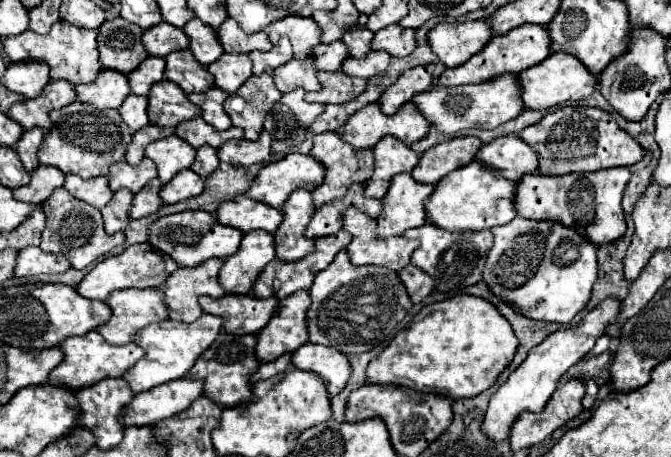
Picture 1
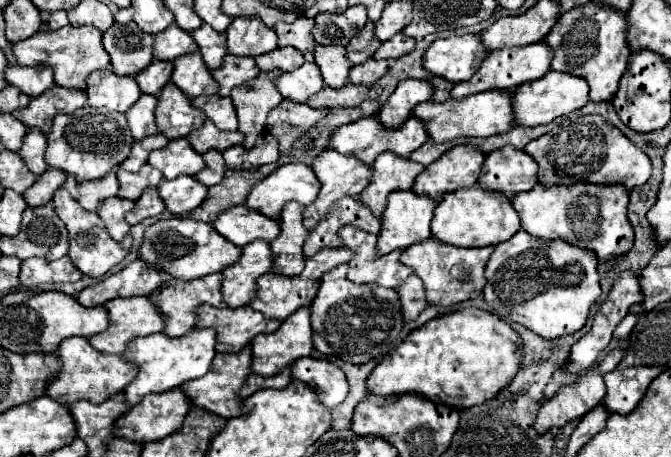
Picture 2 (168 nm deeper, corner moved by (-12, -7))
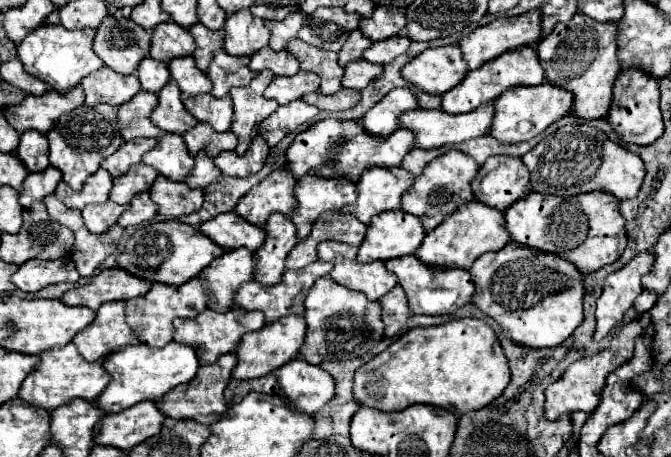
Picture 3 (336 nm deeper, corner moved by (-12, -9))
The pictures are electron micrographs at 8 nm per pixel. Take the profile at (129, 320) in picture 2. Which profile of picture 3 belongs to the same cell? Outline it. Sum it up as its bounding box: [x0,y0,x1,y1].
[74,302,136,362]

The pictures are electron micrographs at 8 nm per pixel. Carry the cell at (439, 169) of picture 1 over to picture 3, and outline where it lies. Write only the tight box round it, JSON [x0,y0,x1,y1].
[400,150,478,232]

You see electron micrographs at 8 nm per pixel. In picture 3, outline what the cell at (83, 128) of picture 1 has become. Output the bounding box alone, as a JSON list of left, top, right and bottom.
[46,104,124,190]

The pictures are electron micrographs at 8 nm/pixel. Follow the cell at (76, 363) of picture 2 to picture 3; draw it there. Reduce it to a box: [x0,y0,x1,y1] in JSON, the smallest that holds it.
[20,342,110,410]

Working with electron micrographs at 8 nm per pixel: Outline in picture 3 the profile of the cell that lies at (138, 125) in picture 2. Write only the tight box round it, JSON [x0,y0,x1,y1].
[118,90,160,140]

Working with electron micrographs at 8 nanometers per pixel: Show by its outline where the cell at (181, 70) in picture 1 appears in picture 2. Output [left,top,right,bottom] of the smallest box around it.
[172,52,218,98]

